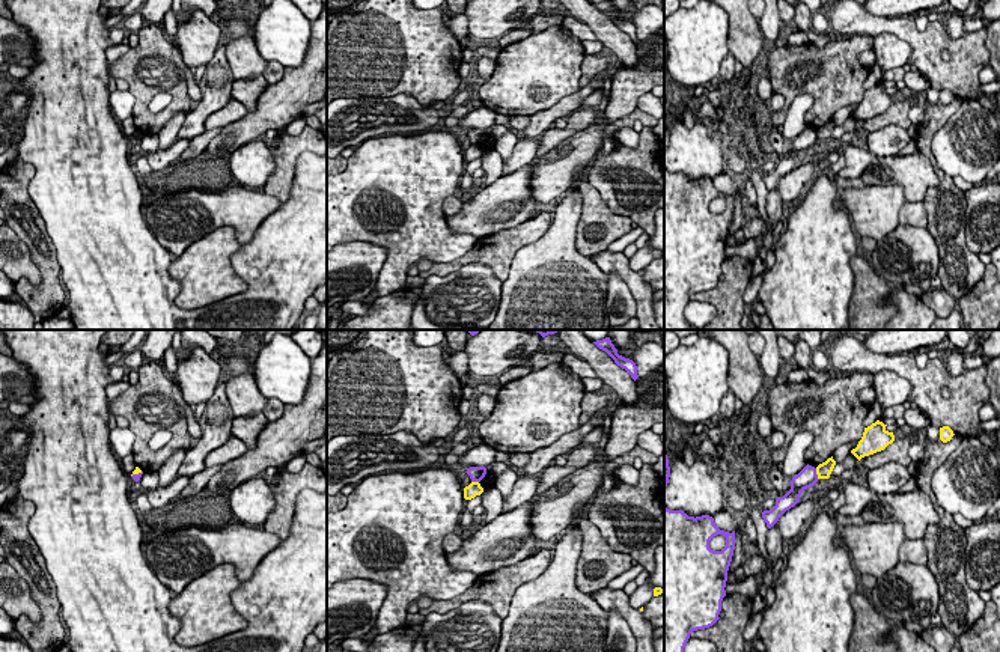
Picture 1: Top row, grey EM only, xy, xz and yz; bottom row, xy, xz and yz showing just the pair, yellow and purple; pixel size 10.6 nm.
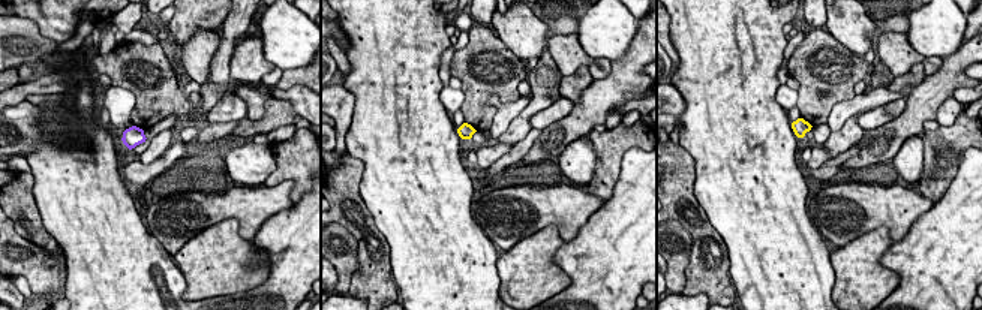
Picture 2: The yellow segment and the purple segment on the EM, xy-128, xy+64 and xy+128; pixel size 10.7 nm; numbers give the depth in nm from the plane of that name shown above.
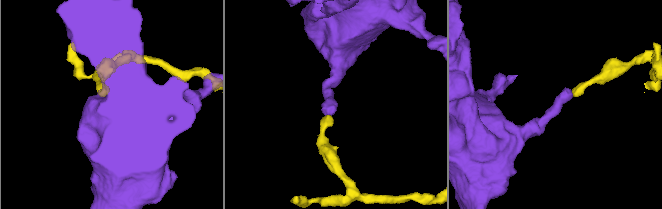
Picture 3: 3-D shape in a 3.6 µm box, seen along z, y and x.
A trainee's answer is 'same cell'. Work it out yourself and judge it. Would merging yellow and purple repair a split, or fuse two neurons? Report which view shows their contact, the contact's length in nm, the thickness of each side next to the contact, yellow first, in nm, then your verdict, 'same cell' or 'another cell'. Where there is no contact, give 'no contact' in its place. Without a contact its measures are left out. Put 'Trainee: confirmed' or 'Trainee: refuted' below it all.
yz | 120 nm | 160/200 nm | another cell
Trainee: refuted

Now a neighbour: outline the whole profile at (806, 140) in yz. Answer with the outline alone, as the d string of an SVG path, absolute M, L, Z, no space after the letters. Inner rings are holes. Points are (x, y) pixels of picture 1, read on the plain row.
M807 126L797 139L792 140L791 152L776 163L776 169L771 173L762 175L767 190L771 191L786 173L800 164L801 155L813 149L816 145L816 131Z

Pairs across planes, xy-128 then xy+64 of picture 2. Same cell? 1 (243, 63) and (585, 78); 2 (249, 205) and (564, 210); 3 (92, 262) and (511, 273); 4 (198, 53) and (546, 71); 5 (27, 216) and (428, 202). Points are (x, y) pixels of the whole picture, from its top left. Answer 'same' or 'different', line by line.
1: different
2: same
3: different
4: different
5: different

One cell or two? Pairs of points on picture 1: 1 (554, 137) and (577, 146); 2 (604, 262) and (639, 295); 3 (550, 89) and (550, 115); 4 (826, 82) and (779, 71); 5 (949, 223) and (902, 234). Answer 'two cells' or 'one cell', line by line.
1: two cells
2: one cell
3: two cells
4: one cell
5: two cells

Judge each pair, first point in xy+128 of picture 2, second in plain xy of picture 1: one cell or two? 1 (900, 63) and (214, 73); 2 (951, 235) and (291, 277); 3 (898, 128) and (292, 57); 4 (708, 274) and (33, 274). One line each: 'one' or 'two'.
1: two
2: one
3: two
4: two

